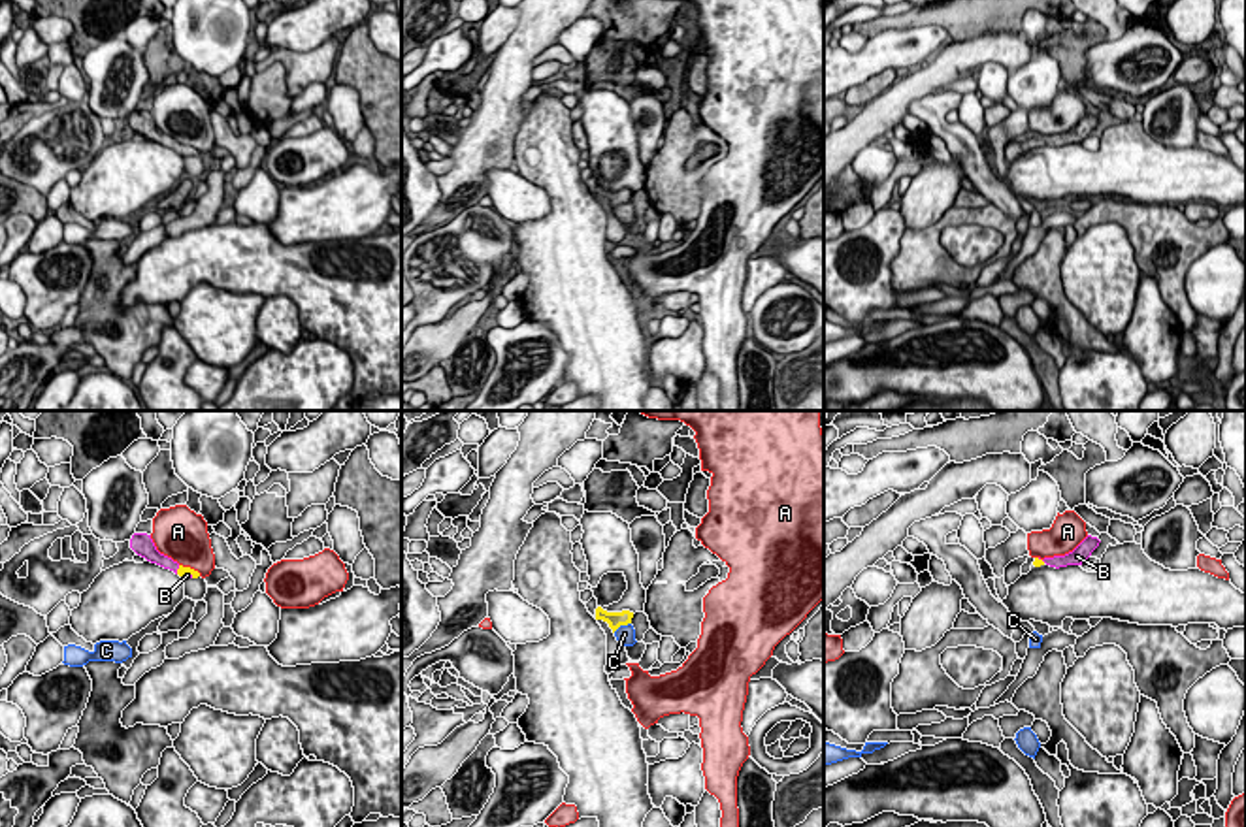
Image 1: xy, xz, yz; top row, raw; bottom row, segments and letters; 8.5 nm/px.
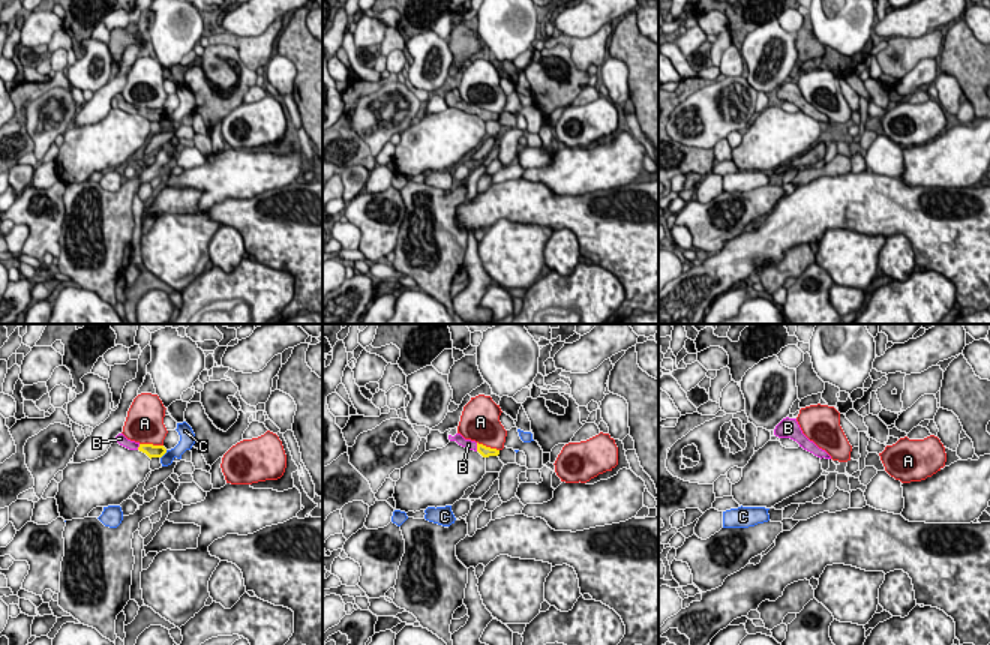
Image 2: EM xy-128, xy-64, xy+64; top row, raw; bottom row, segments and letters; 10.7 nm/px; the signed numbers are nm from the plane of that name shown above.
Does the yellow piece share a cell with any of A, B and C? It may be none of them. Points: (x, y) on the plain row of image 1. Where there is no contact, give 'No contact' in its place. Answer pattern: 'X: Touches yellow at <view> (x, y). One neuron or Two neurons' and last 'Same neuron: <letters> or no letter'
A: Touches yellow at xy (191, 147). Two neurons
B: Touches yellow at xy (189, 149). One neuron
C: Touches yellow at xz (621, 202). Two neurons
Same neuron: B

